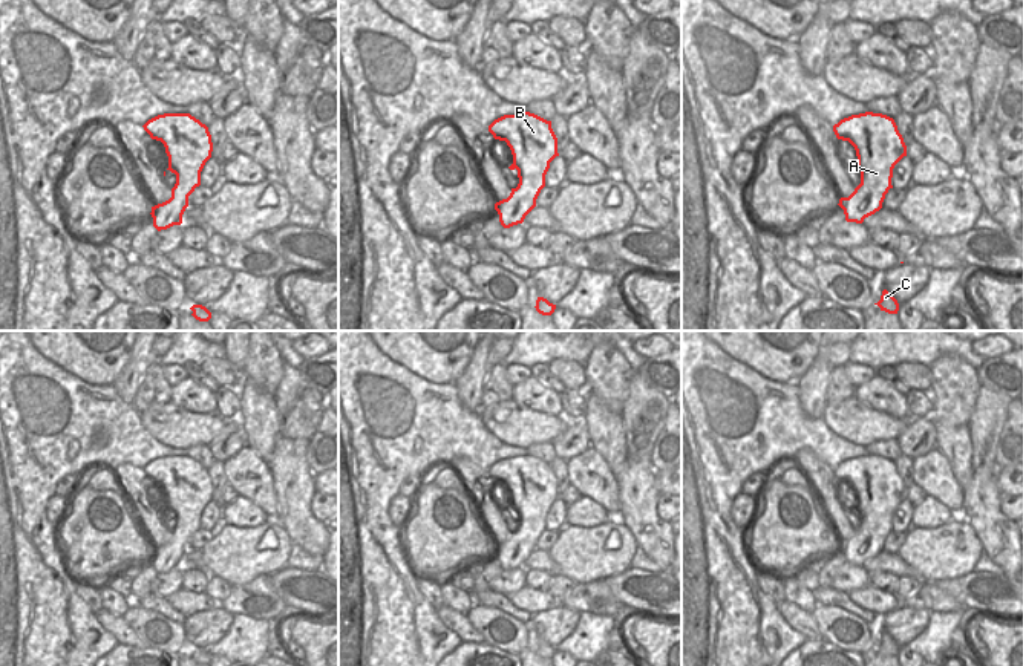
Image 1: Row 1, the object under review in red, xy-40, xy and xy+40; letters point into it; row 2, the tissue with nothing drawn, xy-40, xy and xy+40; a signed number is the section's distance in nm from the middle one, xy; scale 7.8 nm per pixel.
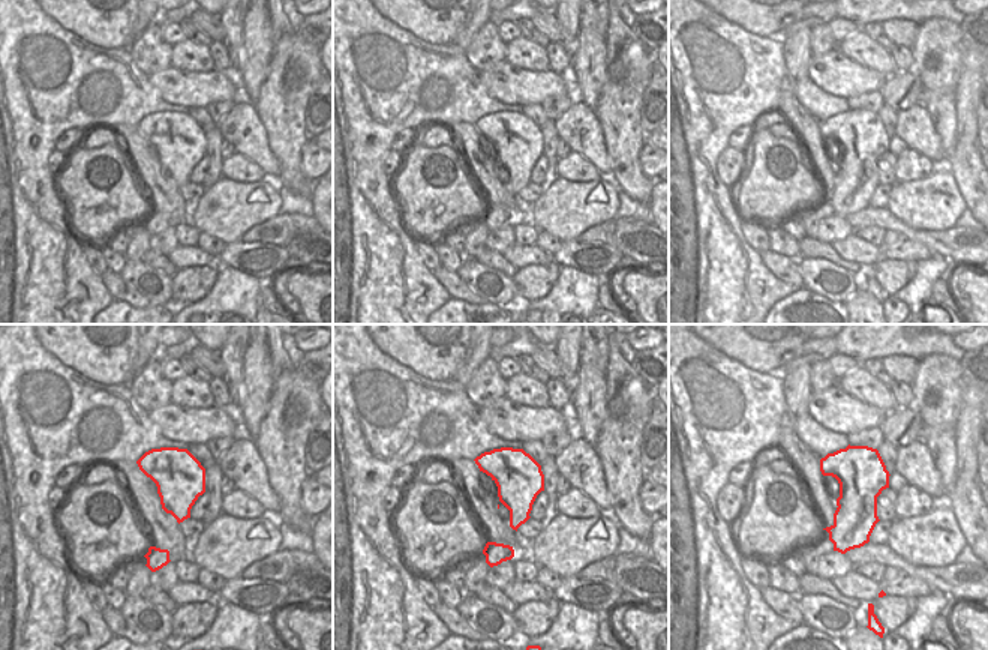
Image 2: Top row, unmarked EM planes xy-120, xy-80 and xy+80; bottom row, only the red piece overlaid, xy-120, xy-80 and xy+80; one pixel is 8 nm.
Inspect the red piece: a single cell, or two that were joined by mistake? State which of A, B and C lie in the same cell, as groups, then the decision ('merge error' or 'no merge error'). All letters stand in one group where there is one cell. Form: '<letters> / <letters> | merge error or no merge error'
A B C | no merge error

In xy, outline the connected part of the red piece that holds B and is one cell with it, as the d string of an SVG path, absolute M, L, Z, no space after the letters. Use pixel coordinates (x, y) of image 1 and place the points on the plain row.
M524 455L504 458L489 468L495 482L505 484L513 498L510 513L518 513L519 527L507 542L495 547L504 571L522 566L536 550L536 542L545 530L550 505L559 499L557 481L547 464Z

